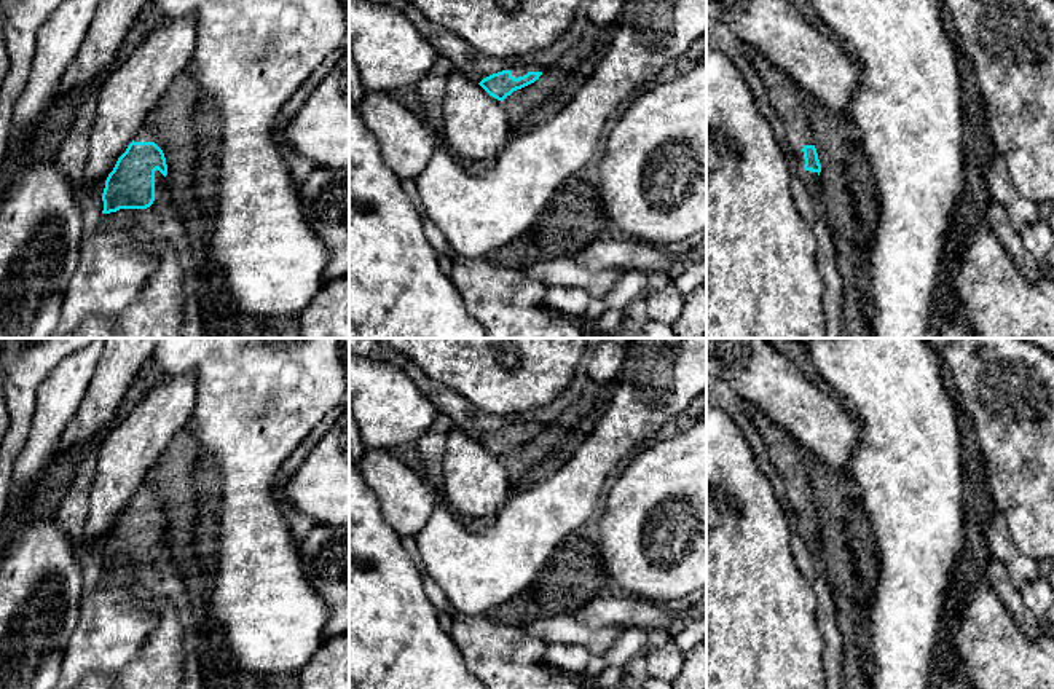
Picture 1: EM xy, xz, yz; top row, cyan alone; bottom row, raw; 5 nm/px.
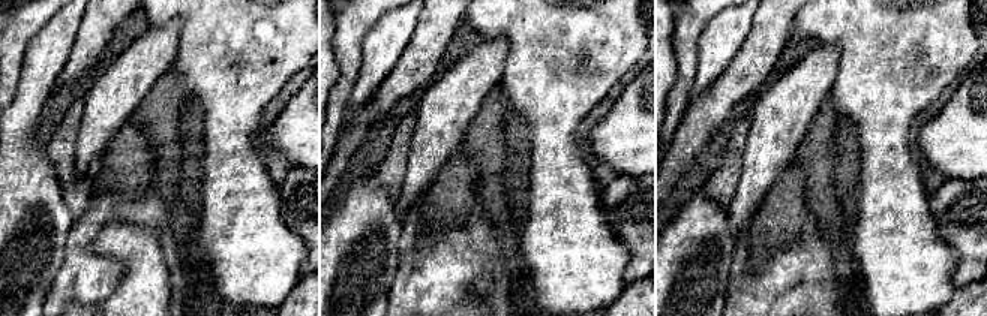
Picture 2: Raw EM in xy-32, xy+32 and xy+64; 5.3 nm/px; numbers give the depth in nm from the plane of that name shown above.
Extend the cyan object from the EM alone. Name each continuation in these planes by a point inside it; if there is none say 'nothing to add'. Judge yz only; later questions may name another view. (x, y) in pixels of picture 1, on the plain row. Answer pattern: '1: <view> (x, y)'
1: yz (785, 456)

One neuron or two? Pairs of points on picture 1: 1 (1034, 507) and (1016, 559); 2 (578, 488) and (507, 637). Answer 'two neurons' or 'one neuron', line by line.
1: two neurons
2: two neurons

